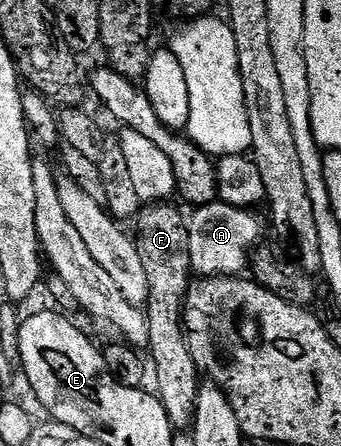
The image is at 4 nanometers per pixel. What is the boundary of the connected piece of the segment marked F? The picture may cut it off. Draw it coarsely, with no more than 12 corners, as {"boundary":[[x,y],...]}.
{"boundary":[[141,207],[146,352],[173,429],[194,423],[198,373],[184,330],[193,271],[185,213]]}

